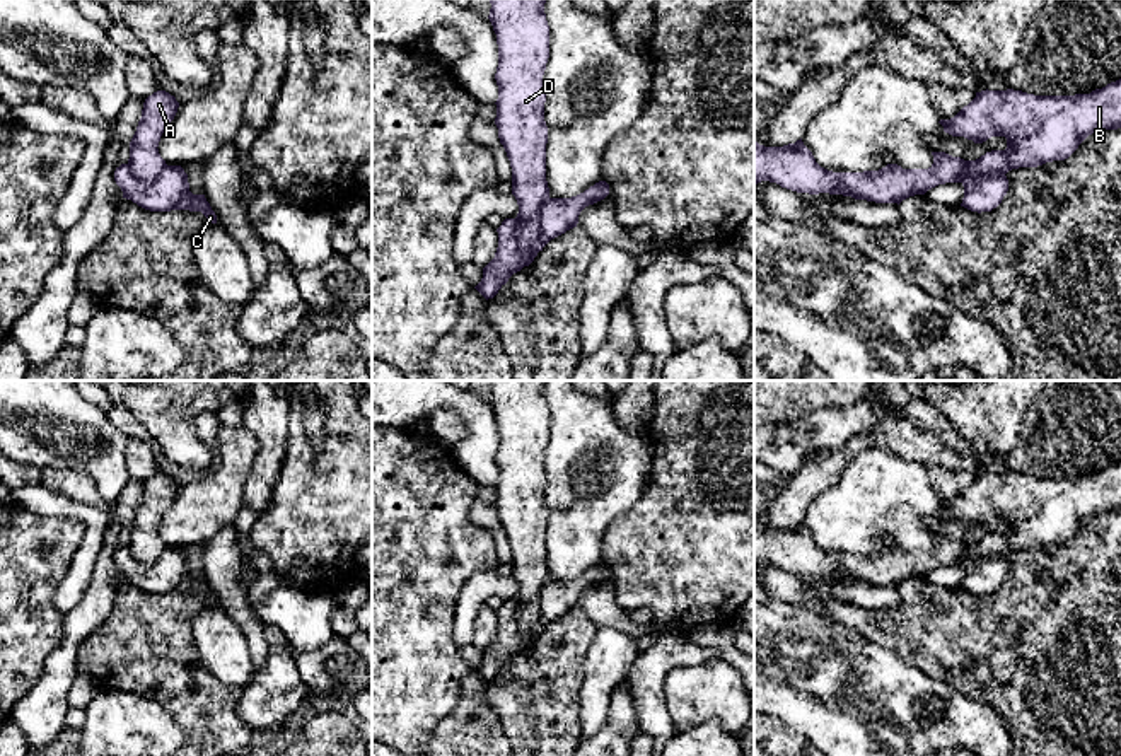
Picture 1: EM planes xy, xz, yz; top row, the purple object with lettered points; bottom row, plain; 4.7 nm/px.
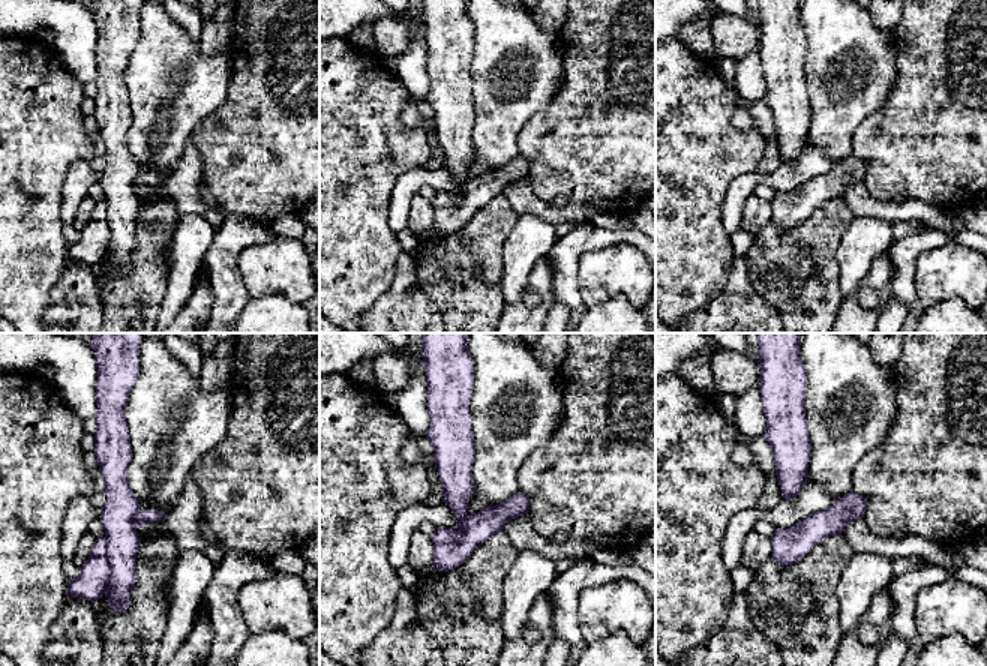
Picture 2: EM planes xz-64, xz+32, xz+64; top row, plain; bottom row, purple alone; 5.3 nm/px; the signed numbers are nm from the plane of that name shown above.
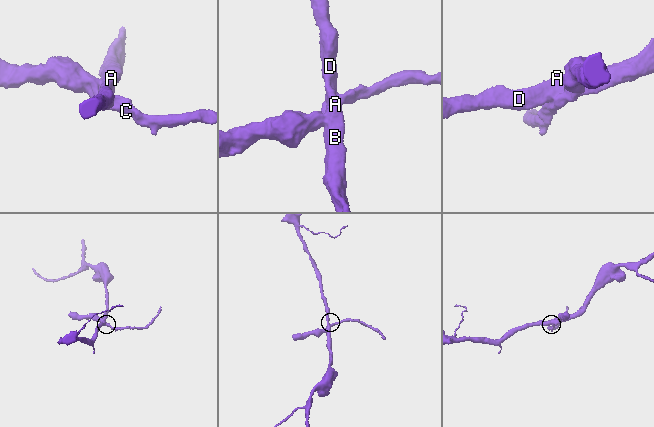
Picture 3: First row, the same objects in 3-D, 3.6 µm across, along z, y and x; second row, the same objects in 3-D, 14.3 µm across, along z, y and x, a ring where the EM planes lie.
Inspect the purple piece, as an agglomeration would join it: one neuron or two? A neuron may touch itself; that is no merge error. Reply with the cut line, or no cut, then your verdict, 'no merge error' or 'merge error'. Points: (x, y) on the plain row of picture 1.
xz (548, 579), (540, 593), (540, 620), (529, 632), (522, 633) | merge error

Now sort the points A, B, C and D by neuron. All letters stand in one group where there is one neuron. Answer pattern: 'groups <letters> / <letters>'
groups A B D / C

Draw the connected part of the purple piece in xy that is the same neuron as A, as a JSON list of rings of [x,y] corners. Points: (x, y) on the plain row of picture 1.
[[[157,473],[145,481],[142,500],[130,524],[128,550],[136,561],[150,565],[167,548],[157,529],[177,490],[176,480],[166,473]]]

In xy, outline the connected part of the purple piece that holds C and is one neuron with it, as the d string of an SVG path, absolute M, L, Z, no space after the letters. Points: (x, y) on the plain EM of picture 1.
M128 546L114 553L114 563L123 573L123 580L150 594L189 592L201 594L208 606L217 606L217 597L205 577L189 573L188 556L181 548L166 548L150 565L136 561Z

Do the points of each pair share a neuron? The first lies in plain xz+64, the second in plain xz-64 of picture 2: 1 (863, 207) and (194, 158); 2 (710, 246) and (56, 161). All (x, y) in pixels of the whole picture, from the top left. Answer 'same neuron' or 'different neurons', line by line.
1: same neuron
2: same neuron

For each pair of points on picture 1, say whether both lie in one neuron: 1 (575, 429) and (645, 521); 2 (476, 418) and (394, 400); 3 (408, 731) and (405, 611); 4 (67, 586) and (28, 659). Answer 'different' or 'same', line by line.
1: different
2: same
3: same
4: different

